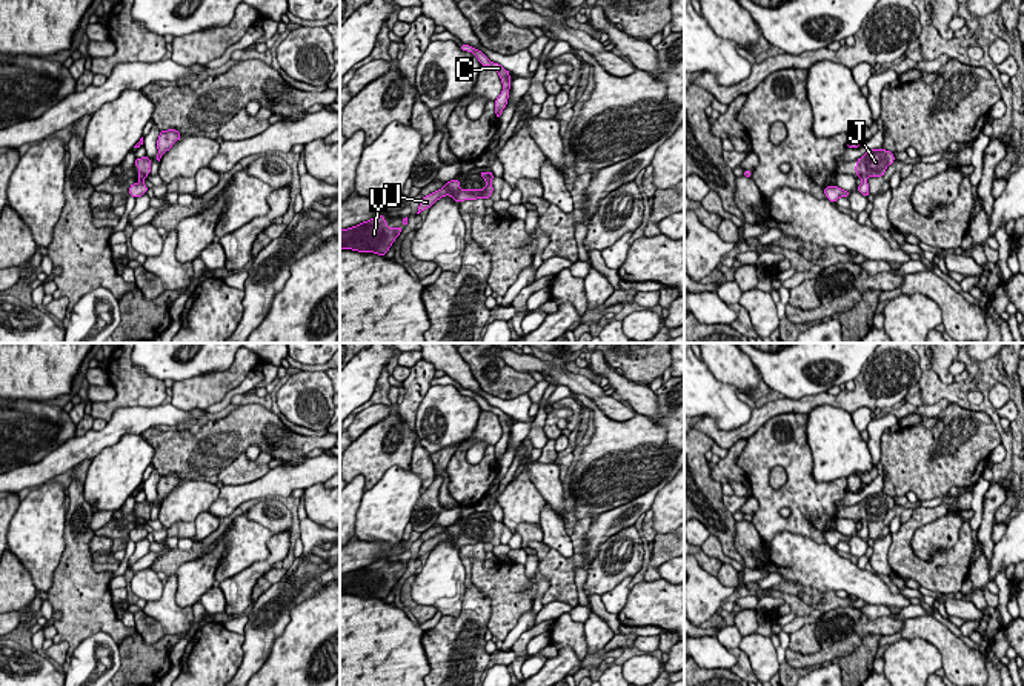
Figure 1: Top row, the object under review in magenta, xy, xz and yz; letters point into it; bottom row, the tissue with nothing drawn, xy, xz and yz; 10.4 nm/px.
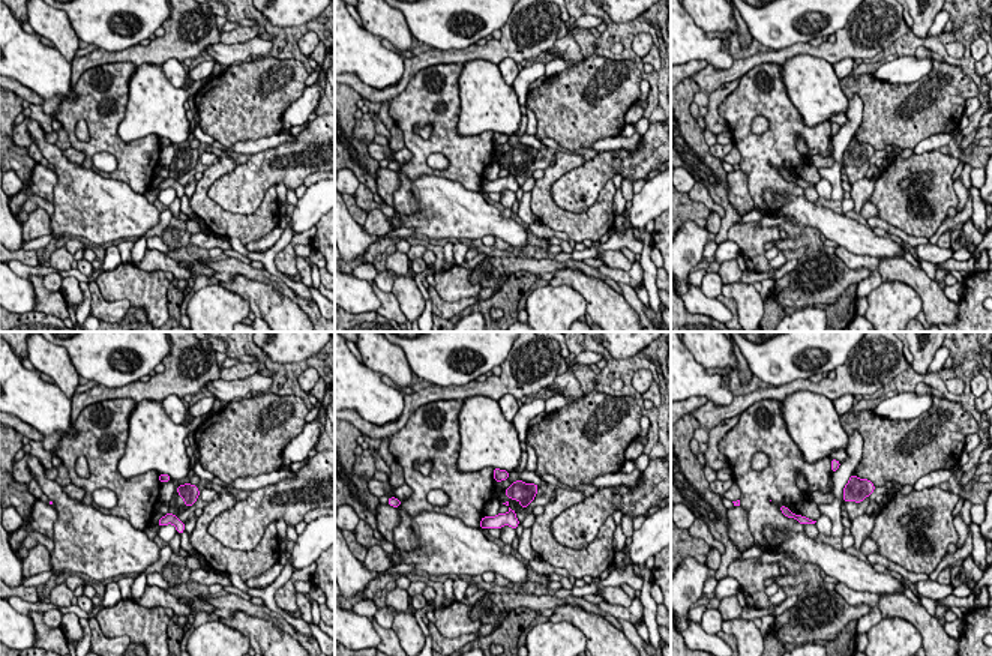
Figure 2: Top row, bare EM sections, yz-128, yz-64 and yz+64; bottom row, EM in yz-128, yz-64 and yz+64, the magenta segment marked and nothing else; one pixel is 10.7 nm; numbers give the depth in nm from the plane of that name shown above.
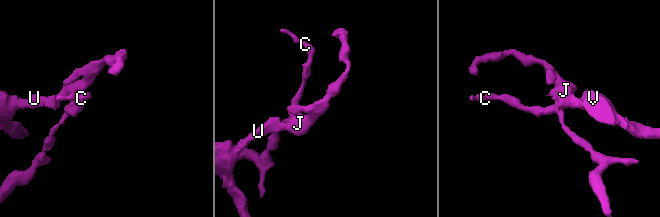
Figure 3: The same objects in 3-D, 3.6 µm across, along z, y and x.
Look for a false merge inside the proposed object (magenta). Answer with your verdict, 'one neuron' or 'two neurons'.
two neurons

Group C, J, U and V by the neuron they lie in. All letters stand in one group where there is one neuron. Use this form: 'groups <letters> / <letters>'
groups C / J U V

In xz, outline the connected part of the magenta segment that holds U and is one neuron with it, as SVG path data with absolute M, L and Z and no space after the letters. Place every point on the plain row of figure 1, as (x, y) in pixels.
M487 515L486 531L483 534L469 534L469 535L460 532L460 524L450 524L441 534L423 541L417 558L431 552L435 546L438 546L441 541L446 540L450 540L457 548L464 546L466 543L467 544L477 544L480 541L490 543L490 538L494 537L492 523L494 518Z

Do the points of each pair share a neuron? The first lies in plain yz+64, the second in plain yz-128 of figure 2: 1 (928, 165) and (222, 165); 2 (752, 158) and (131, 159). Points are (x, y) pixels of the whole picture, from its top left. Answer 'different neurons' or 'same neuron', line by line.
1: same neuron
2: same neuron

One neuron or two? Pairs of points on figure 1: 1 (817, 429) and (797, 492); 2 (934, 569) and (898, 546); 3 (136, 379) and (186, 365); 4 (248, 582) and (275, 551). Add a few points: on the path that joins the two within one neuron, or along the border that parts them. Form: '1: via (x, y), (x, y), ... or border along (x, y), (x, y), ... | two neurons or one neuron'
1: border along (806, 416), (812, 476), (827, 483) | two neurons
2: via (924, 569), (920, 569), (906, 556) | one neuron
3: border along (131, 359), (137, 366), (162, 380) | two neurons
4: via (256, 574), (272, 559) | one neuron

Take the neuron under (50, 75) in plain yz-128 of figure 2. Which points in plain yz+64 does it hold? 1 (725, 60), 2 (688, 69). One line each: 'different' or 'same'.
1: same
2: different

